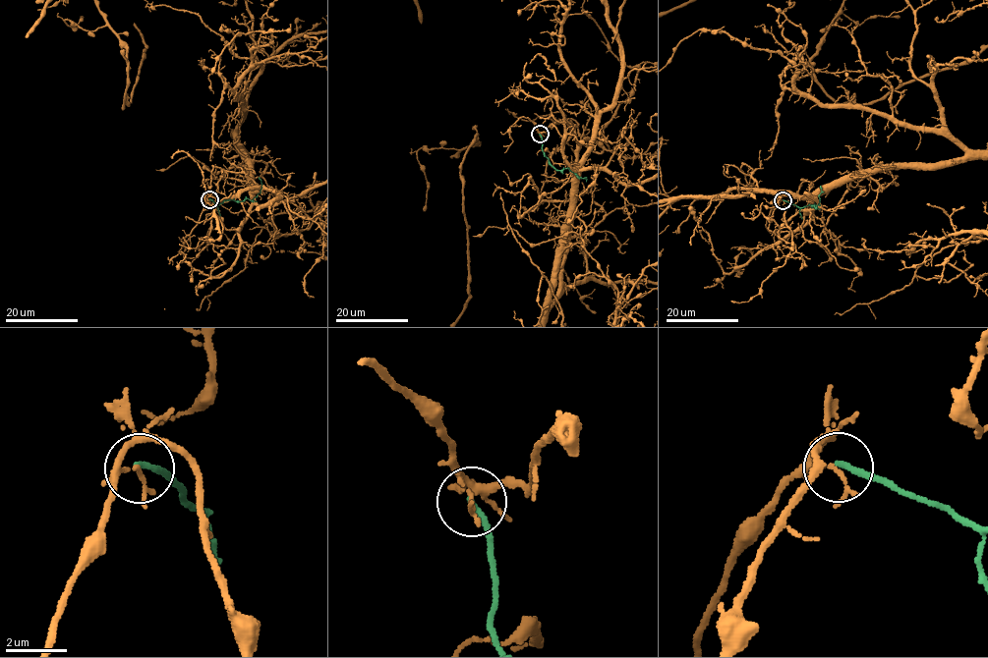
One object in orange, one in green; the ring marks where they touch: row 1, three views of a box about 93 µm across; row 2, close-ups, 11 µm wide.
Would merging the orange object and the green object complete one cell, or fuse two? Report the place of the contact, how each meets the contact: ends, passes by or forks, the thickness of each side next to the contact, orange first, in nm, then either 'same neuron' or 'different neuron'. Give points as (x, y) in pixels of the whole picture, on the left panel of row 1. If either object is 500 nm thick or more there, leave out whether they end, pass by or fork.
place (209, 199); orange ends; green ends; calibres 160 and 200 nm; different neuron

